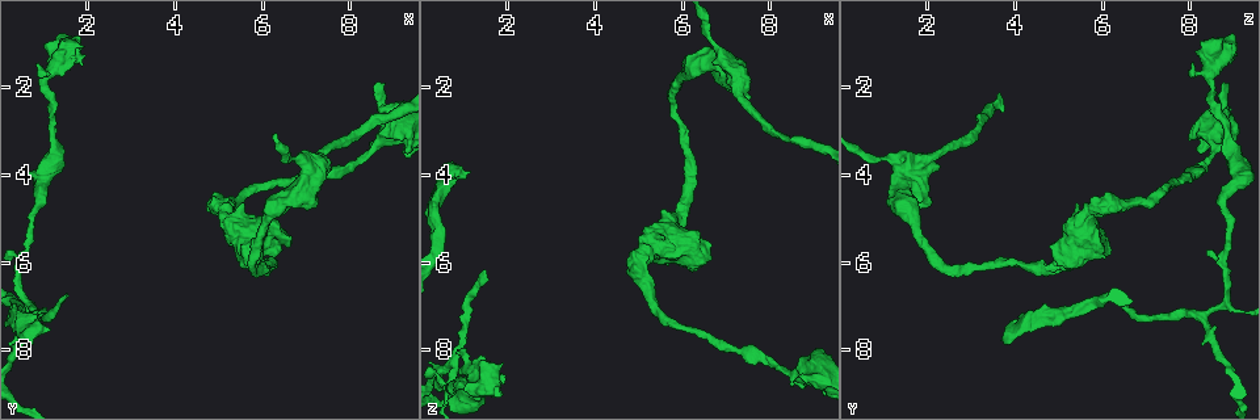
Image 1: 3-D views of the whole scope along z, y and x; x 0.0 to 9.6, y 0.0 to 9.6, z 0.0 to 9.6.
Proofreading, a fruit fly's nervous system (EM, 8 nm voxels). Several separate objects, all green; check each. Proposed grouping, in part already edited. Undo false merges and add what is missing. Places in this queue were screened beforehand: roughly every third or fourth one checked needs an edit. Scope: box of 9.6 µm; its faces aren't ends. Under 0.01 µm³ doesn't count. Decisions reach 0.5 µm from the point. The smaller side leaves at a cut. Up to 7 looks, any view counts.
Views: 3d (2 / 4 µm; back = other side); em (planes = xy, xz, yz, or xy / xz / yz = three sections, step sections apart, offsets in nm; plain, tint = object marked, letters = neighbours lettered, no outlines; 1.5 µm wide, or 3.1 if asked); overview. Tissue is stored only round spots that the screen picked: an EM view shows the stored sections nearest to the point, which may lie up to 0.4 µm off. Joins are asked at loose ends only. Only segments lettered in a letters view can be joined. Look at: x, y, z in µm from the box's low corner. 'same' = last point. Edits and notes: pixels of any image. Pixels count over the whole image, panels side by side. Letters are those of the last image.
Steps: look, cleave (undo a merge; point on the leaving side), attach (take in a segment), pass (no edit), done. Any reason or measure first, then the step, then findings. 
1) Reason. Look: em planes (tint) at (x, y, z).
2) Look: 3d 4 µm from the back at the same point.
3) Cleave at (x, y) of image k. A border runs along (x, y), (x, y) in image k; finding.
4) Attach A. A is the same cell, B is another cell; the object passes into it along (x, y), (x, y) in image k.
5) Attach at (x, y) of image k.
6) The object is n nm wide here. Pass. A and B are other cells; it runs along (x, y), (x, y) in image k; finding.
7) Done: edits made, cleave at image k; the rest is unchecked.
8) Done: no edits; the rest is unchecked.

Look: 3d 2 µm at (8.75, 1.90, 8.90).

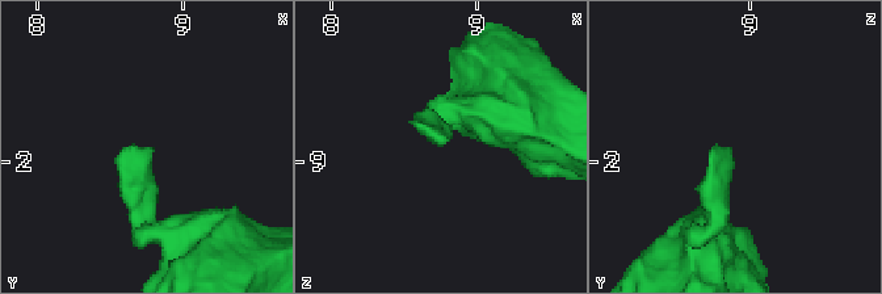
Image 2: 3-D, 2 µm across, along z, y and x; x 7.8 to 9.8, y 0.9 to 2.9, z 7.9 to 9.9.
Need the tissue. Look: em xz step 4 (letters) at (8.76, 1.88, 8.84).

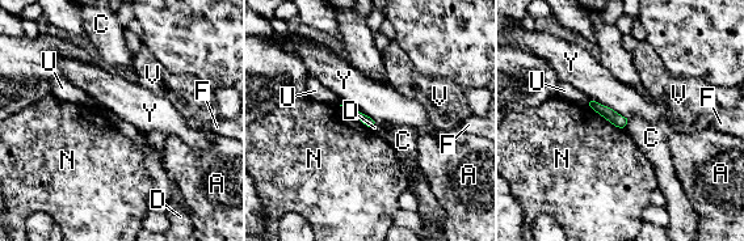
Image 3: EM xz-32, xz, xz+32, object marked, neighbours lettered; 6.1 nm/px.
Another direction. Look: em planes (letters) at the same point.

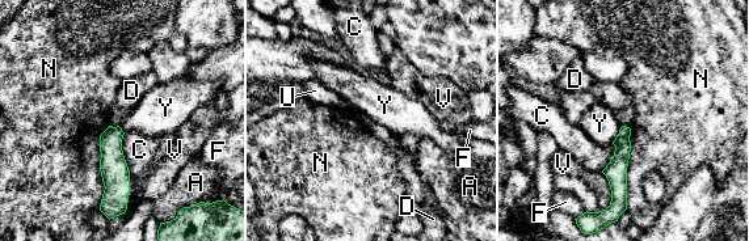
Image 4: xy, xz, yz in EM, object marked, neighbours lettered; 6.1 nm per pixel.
Pass. A, C, D, F, N, U, V and Y are other cells; a border runs along (109, 125), (118, 126) in image 4; no lettered segment goes on from it.

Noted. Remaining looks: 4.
Calibre changes. Look: 3d 4 µm at (1.00, 2.00, 8.55).

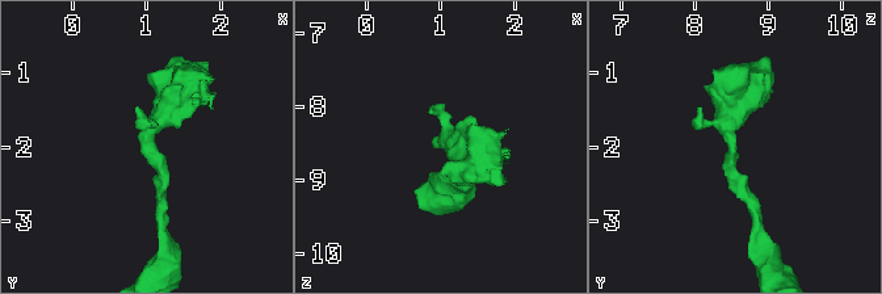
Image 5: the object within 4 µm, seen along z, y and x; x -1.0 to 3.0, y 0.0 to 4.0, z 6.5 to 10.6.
Look: em planes (plain) at (1.00, 2.05, 8.55).

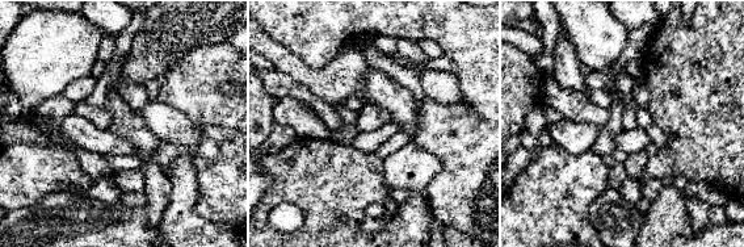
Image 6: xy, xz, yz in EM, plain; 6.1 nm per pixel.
What lies round it. Look: em planes (letters) at the same point.

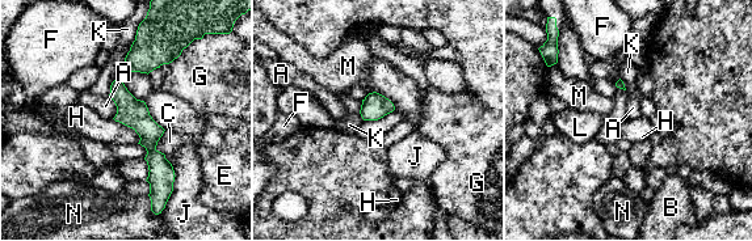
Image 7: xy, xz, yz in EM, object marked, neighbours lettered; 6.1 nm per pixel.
Pass. A, B, C, E, F, G, H, J, K, L, M and N are other cells; it runs along (117, 83), (150, 132), (154, 189) in image 7; continuous, no second neuron.

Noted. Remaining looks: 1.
Free end. Look: em xy step 4 (letters) at (1.50, 6.75, 6.20).

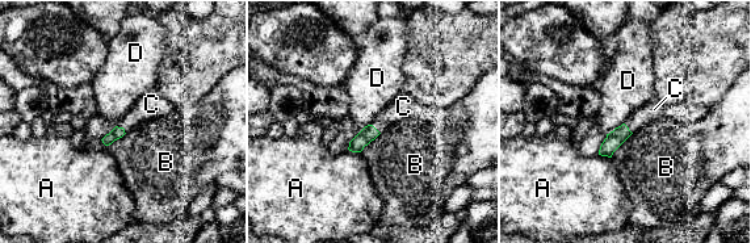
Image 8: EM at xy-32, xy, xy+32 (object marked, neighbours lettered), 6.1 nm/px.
Attach C. C is the same cell, A, B and D are other cells; the neuron continues.

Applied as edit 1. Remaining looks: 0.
Done: edits made, attach at image 8; the rest is unchecked.

